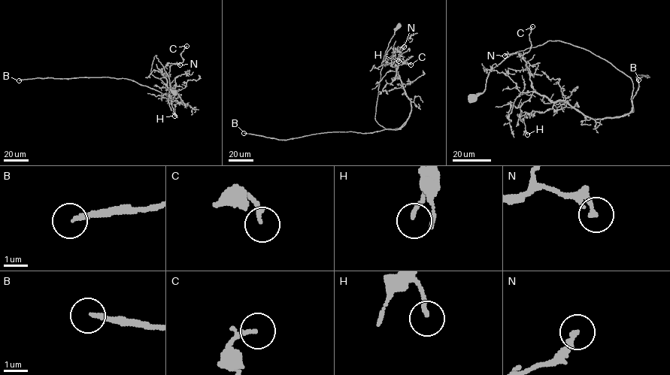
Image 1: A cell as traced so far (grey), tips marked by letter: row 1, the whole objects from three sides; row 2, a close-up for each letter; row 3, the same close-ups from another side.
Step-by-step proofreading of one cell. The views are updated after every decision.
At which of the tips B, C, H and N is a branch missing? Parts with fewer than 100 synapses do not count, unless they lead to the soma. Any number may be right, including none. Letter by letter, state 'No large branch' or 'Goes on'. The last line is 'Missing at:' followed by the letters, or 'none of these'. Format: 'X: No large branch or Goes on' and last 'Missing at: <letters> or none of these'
B: Goes on
C: No large branch
H: No large branch
N: No large branch
Missing at: B

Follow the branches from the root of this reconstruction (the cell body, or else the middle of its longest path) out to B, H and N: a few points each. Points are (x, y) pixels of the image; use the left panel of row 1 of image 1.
B: (174, 92), (156, 55), (150, 73), (174, 93), (176, 101), (125, 78), (19, 80)
H: (174, 92), (155, 55), (150, 73), (177, 101), (187, 106), (177, 93), (171, 98), (178, 102), (174, 116)
N: (174, 92), (156, 55), (151, 65), (150, 73), (187, 106), (167, 86), (162, 70), (168, 62), (180, 65)

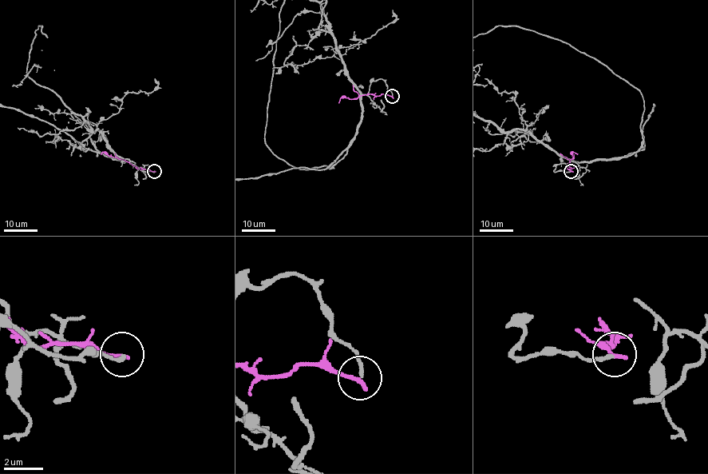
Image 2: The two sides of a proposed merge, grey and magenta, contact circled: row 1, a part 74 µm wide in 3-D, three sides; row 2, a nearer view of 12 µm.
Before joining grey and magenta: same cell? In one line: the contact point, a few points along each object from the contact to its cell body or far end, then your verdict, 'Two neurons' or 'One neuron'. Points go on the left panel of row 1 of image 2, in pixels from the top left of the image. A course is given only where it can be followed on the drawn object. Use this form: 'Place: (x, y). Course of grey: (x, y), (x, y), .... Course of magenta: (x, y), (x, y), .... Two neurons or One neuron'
Place: (154, 171). Course of magenta: (154, 171), (138, 169), (116, 157), (100, 153). Two neurons

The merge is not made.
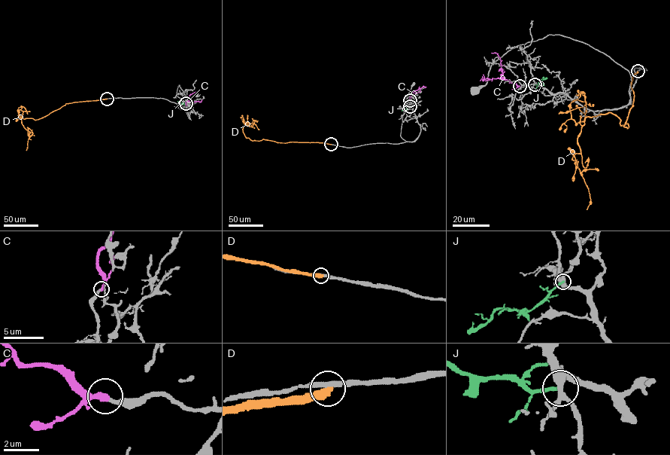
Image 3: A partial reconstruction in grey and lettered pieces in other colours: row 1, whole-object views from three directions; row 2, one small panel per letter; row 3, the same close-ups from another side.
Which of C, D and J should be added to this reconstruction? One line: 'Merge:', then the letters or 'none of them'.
Merge: C

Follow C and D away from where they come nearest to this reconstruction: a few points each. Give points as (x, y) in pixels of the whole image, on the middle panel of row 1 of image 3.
C: (410, 100), (411, 93), (425, 87)
D: (331, 144), (252, 141), (245, 136), (243, 129), (247, 122), (254, 120), (251, 125)

